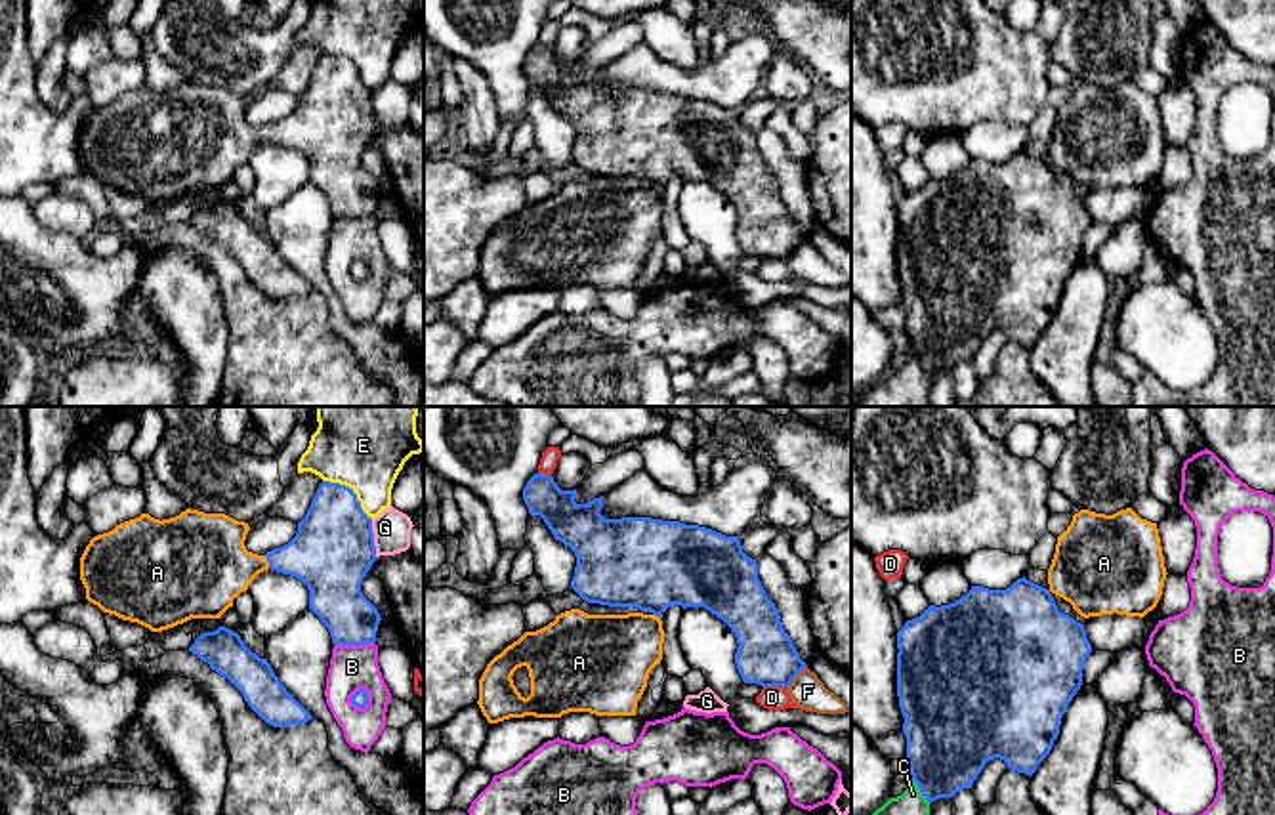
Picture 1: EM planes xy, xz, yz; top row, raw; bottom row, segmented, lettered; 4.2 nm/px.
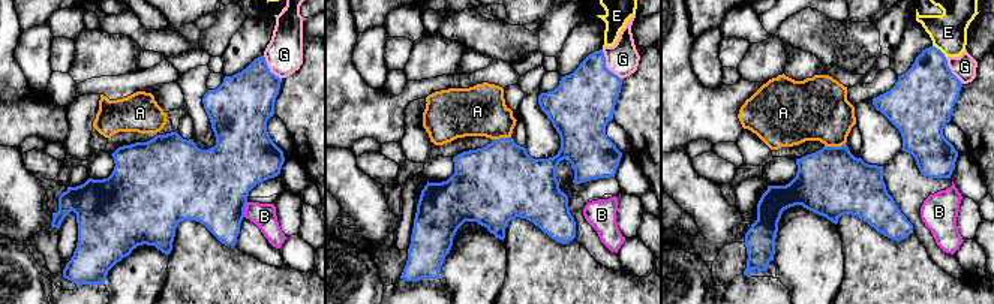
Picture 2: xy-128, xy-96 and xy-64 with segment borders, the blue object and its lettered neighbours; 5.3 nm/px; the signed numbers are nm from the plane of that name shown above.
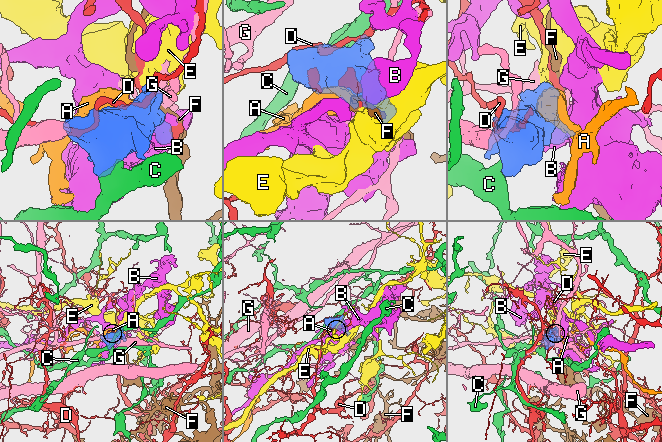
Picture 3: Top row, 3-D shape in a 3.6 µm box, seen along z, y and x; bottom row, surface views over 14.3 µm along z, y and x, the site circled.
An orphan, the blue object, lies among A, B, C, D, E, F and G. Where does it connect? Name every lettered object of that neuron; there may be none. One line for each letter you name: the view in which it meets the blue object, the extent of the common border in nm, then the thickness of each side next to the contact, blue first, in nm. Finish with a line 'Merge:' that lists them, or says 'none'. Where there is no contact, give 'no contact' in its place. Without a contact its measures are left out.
A: meets blue in xy; contact 60 nm long; 320 nm thick on the blue side, 360 nm on the other
Merge: A

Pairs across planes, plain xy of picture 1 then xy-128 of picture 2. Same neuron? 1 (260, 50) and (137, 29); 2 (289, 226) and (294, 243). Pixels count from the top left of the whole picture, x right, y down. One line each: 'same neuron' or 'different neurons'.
1: same neuron
2: different neurons

